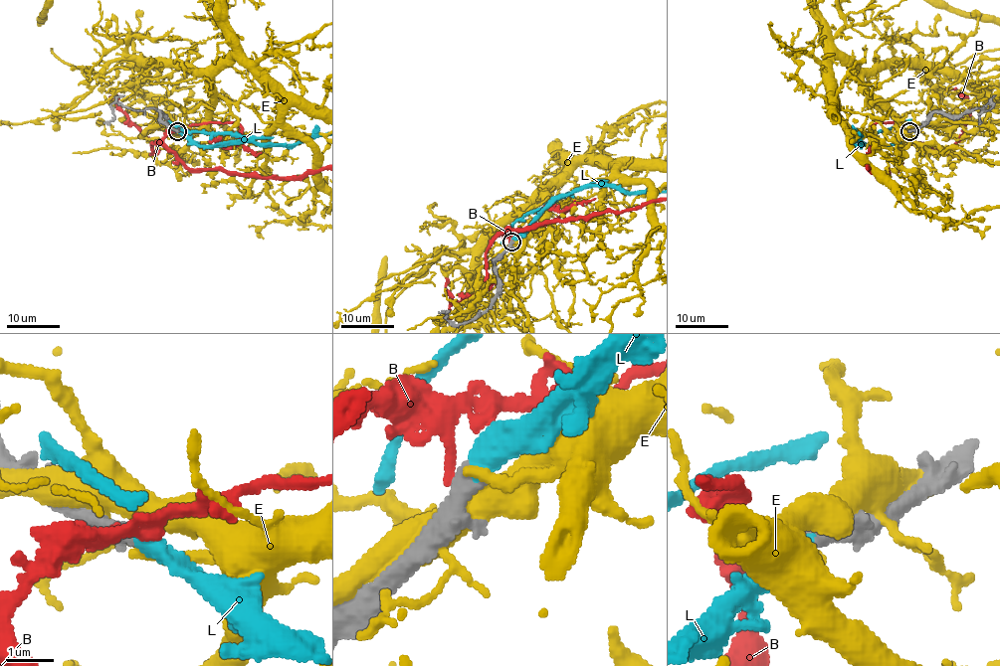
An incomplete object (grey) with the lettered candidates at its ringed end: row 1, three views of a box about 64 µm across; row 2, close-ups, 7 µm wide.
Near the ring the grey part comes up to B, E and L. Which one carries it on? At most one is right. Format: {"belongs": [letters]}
{"belongs": ["L"]}

